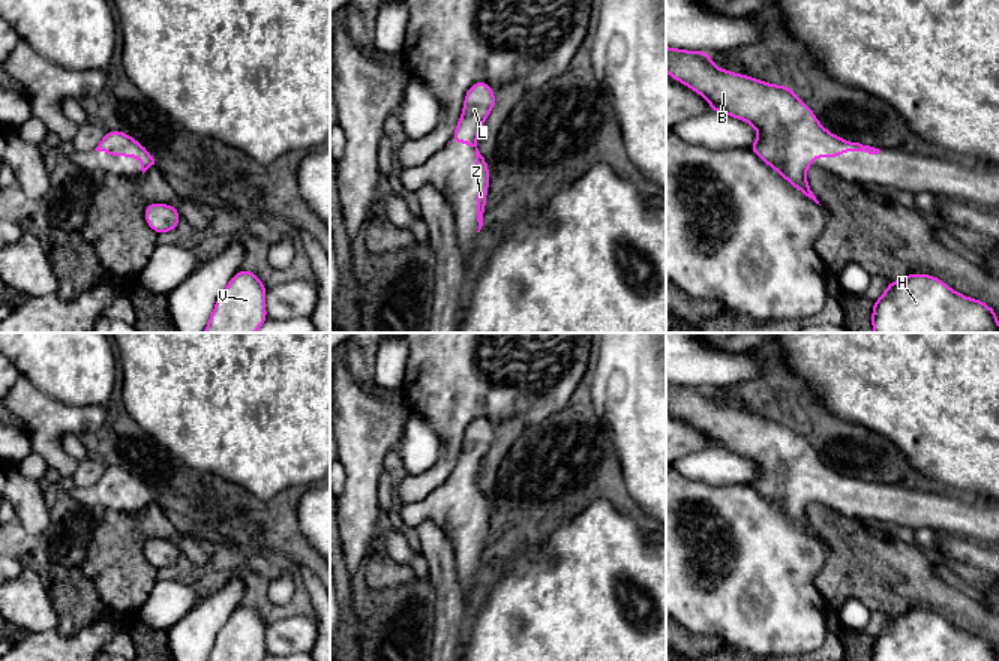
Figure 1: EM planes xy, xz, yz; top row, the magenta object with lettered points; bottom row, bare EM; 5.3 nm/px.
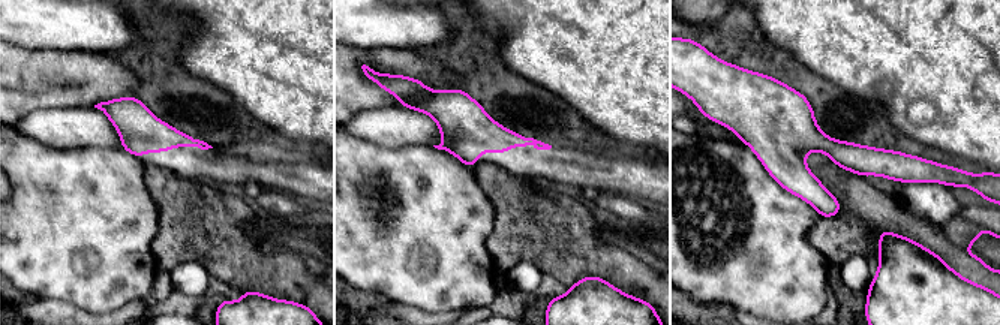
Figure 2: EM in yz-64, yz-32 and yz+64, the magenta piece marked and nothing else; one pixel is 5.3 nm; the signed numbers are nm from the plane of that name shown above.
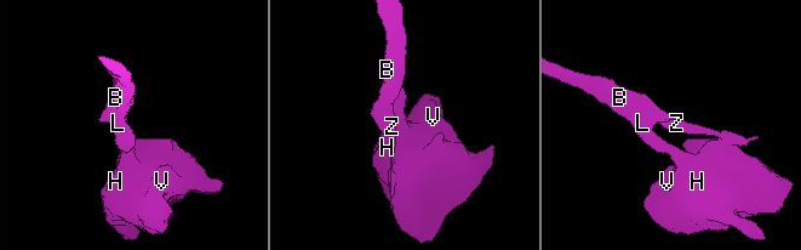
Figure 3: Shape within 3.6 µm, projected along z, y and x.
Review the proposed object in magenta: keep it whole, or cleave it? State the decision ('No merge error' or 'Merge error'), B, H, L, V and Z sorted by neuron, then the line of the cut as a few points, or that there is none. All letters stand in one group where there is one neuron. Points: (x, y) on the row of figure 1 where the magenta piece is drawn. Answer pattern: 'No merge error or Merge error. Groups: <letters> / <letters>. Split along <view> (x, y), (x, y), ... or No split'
No merge error. Groups: B H L V Z. No split

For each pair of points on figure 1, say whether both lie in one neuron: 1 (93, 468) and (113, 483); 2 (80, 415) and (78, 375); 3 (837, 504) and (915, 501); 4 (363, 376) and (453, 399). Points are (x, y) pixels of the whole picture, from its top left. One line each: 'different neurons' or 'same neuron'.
1: different neurons
2: different neurons
3: same neuron
4: different neurons

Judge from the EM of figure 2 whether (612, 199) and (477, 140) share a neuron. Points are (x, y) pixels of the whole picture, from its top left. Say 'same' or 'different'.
different

